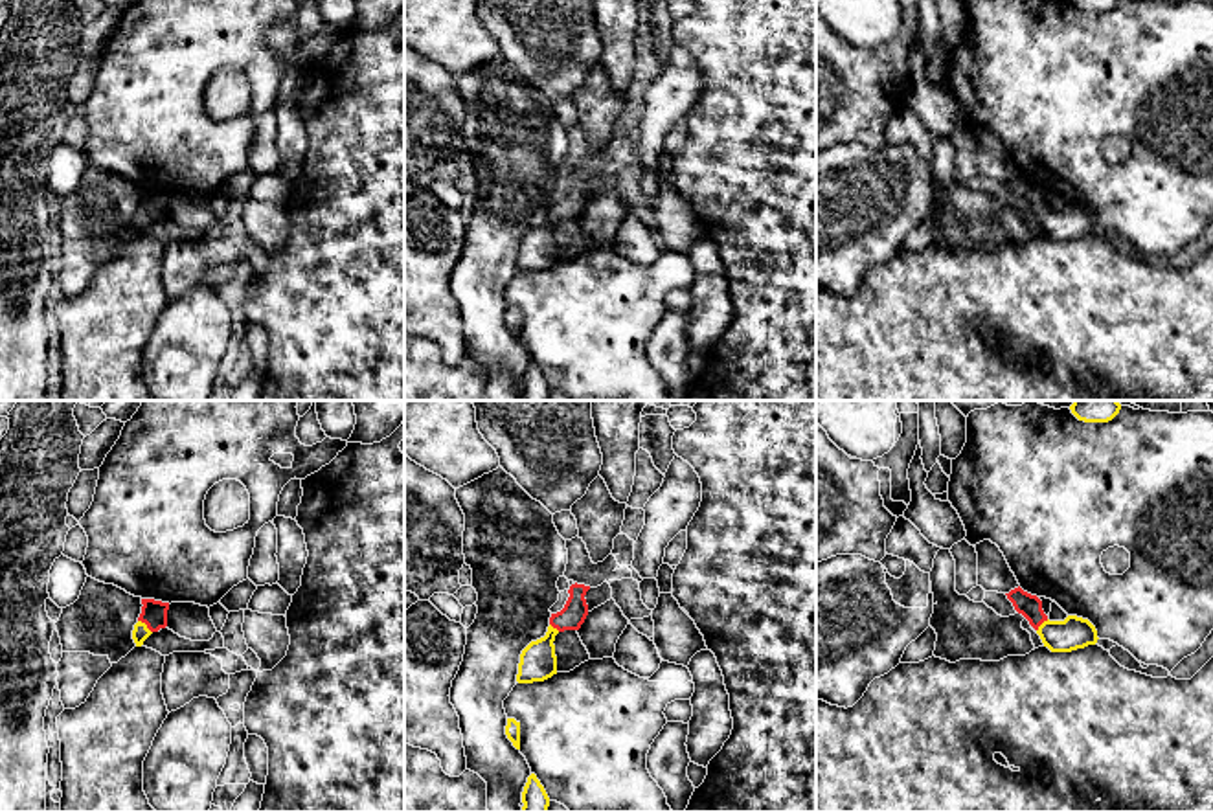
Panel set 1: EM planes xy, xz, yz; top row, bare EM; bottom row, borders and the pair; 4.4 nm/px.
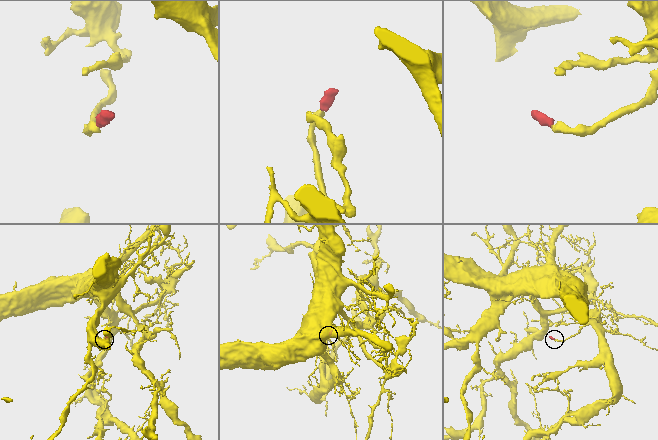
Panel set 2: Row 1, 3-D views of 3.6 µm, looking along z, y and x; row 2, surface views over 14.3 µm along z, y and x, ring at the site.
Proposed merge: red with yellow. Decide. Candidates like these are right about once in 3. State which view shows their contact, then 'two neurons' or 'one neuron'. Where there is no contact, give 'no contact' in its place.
xy | one neuron

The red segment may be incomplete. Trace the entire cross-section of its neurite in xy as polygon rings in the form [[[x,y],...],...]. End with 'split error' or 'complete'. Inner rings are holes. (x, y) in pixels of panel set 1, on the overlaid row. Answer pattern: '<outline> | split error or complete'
[[[142,599],[142,604],[142,614],[132,630],[132,639],[136,647],[142,647],[153,632],[167,626],[169,603]]] | split error

